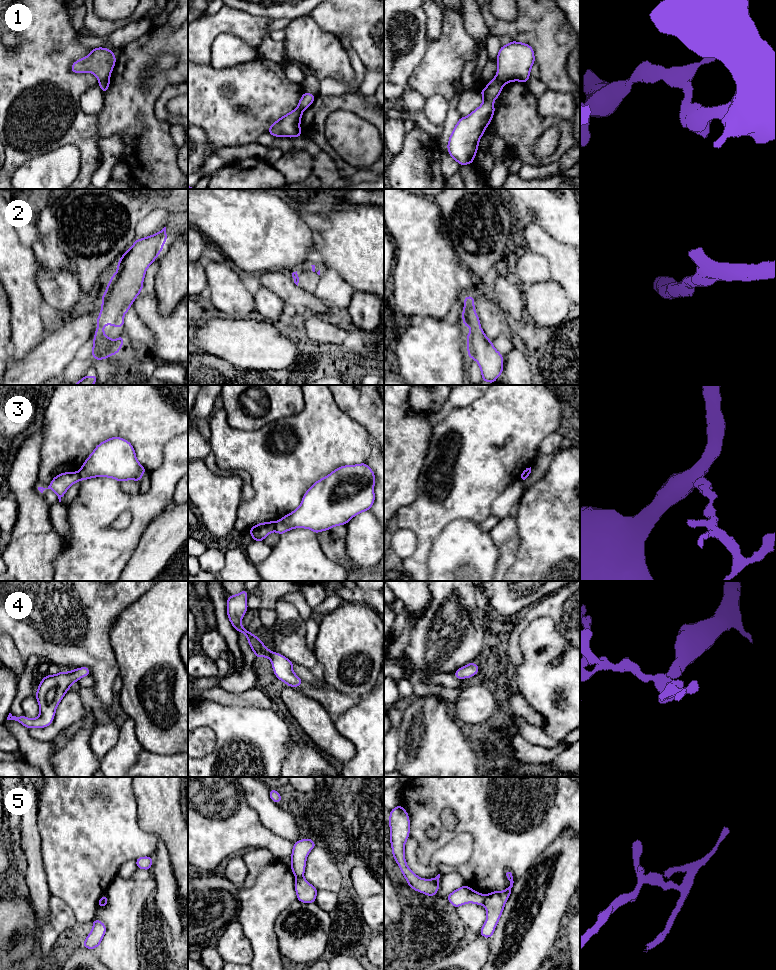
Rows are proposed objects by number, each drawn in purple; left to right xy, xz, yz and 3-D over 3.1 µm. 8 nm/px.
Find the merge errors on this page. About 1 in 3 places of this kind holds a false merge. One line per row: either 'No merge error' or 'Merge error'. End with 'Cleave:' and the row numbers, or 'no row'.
1: Merge error
2: No merge error
3: Merge error
4: No merge error
5: Merge error
Cleave: 1, 3, 5

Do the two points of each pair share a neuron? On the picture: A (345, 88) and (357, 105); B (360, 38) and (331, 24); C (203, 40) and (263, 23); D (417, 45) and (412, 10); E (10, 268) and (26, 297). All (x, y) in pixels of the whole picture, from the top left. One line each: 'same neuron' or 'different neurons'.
A: different neurons
B: same neuron
C: same neuron
D: same neuron
E: same neuron

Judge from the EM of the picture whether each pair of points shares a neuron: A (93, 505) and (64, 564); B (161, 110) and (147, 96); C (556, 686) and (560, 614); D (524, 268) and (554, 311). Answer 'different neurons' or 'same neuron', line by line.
A: same neuron
B: different neurons
C: different neurons
D: same neuron

